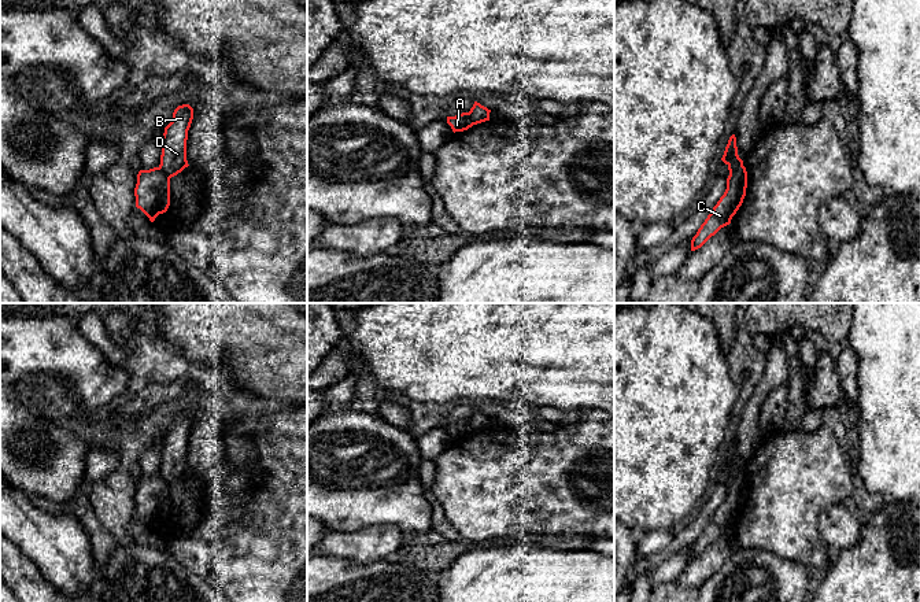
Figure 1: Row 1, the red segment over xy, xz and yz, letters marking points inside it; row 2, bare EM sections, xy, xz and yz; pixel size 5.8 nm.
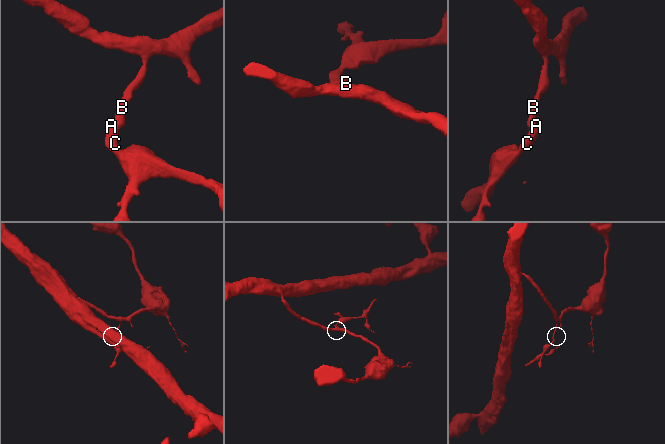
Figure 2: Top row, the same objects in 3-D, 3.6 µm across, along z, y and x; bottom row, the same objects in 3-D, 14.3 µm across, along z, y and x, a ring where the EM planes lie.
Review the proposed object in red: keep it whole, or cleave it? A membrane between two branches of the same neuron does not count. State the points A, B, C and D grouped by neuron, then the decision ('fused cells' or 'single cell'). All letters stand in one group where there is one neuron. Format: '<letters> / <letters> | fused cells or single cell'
A C / B D | fused cells

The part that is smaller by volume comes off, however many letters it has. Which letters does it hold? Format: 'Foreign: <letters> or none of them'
Foreign: A, C

